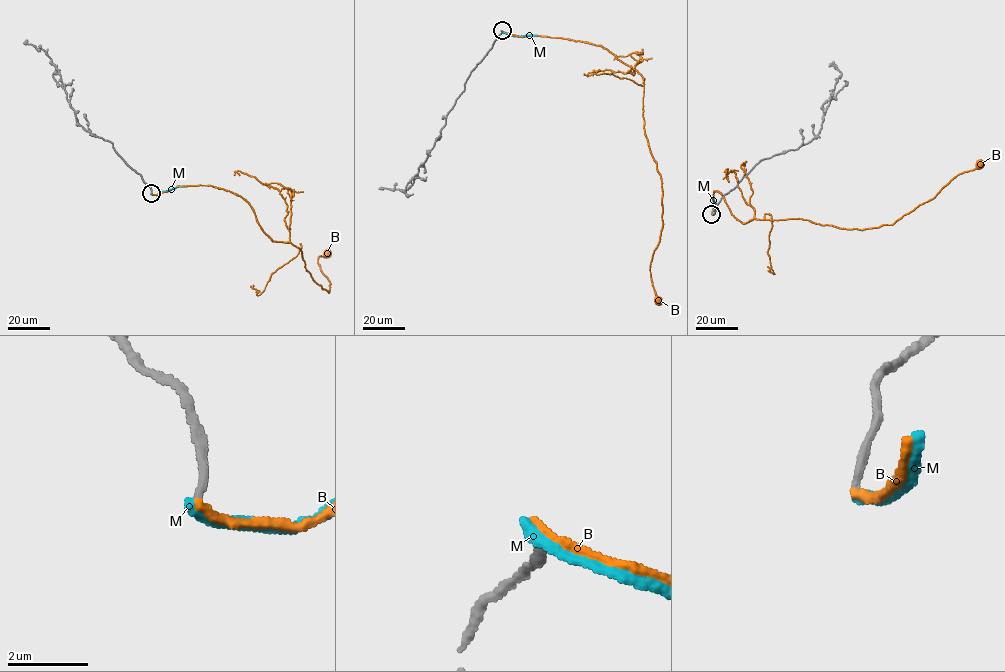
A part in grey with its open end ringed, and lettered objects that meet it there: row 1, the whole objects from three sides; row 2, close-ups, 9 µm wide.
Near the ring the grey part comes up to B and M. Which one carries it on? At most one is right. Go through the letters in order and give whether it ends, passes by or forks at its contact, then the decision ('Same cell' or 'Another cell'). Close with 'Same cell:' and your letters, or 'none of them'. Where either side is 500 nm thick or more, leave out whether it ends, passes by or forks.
B: It ends there. Same cell
M: It ends there. Another cell
Same cell: B

